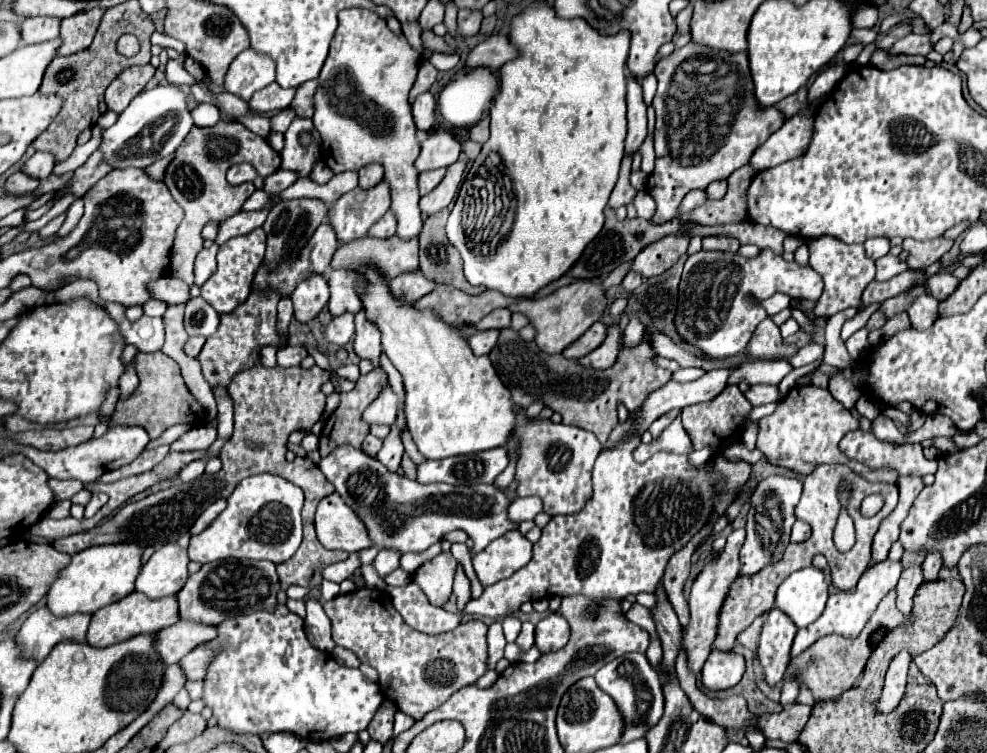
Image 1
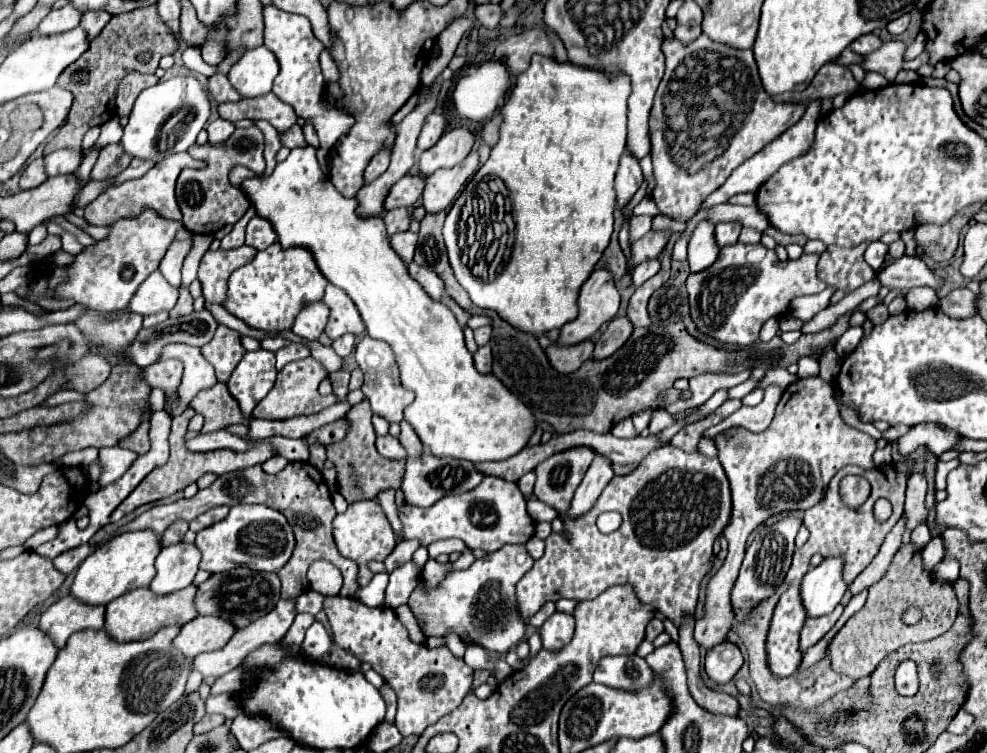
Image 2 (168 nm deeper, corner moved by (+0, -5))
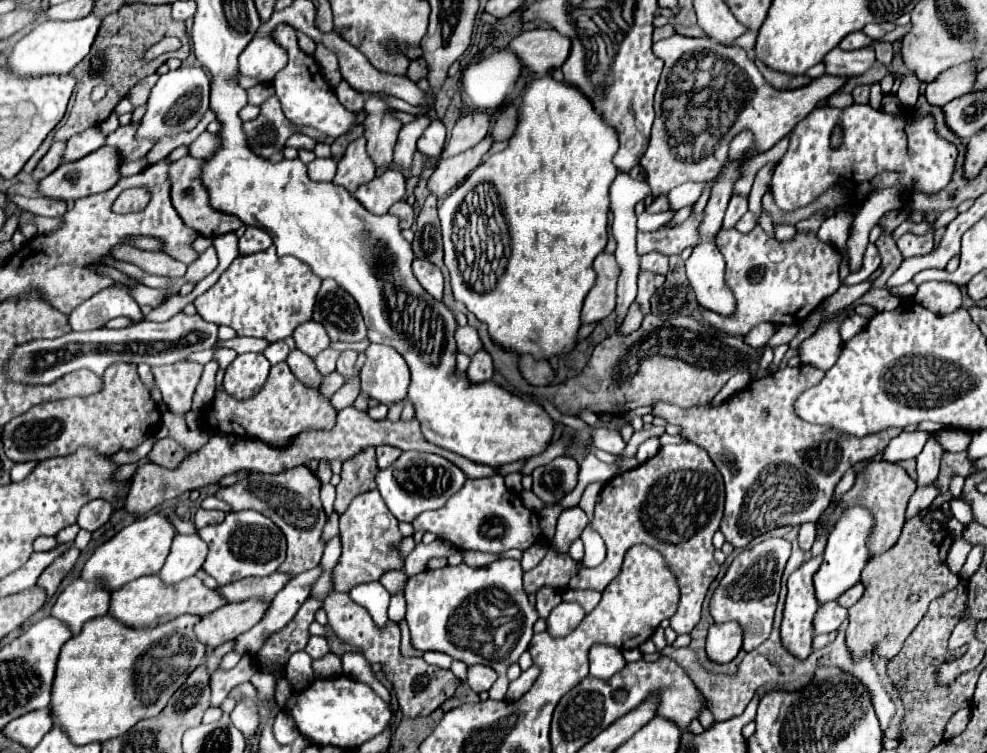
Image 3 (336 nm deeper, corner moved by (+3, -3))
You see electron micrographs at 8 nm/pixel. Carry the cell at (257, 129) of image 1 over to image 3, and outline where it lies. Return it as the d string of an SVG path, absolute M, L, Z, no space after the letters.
M203 131L203 133L189 145L189 155L209 159L211 155L217 153L219 147L221 147L221 135L219 135L219 133Z

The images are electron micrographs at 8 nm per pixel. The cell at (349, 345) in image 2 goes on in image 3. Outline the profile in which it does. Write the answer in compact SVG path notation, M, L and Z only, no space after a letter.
M345 349L345 351L341 351L339 361L337 361L337 371L339 371L345 379L351 379L351 377L357 375L357 371L353 369L355 359L357 359L357 351L353 351L353 349Z

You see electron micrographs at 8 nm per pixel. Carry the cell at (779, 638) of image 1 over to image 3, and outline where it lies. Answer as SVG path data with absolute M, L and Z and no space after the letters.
M821 555L805 561L797 571L789 575L787 581L787 599L785 599L785 609L783 609L783 621L781 621L781 641L783 647L799 659L807 659L811 653L811 641L813 641L813 615L819 609L819 603L815 599L815 589L813 589L813 573L821 565Z

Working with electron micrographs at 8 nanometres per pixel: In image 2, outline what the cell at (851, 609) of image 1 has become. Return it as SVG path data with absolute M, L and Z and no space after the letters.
M838 605L832 613L828 615L822 615L822 617L808 617L806 623L804 623L804 629L802 629L802 635L800 635L800 647L802 651L806 651L808 647L816 645L832 627L834 623L838 621L838 617L842 615L844 611L844 605Z

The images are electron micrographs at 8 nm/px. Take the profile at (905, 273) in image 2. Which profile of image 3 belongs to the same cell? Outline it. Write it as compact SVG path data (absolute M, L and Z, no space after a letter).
M927 281L917 287L915 301L933 313L947 315L961 307L961 291L957 285L947 281Z

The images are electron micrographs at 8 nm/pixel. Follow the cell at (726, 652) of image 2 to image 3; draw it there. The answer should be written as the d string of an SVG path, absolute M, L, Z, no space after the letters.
M737 623L713 625L707 635L707 657L715 663L729 663L741 649L741 629Z

